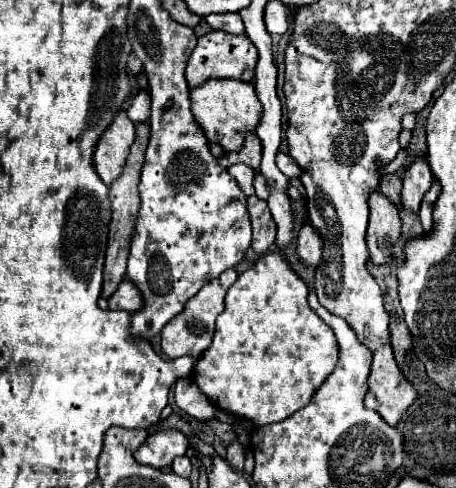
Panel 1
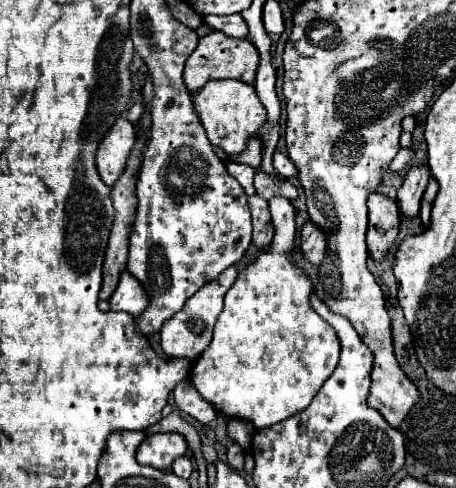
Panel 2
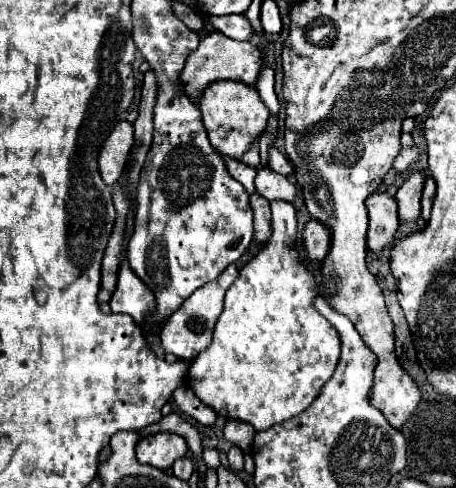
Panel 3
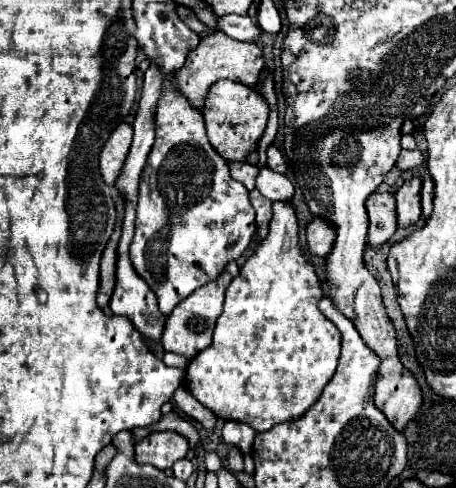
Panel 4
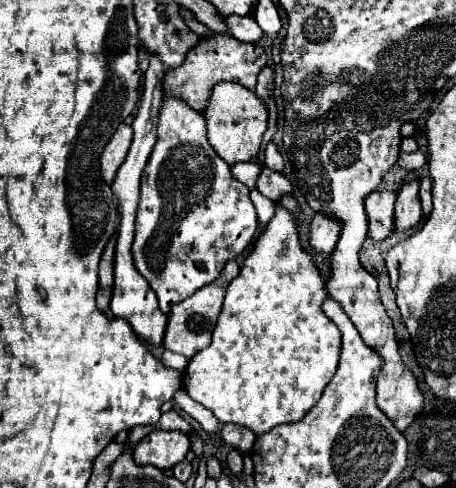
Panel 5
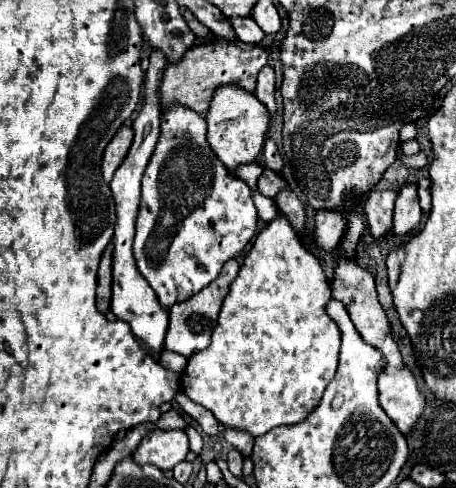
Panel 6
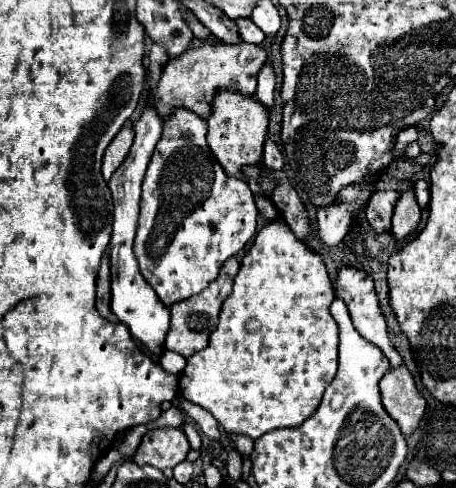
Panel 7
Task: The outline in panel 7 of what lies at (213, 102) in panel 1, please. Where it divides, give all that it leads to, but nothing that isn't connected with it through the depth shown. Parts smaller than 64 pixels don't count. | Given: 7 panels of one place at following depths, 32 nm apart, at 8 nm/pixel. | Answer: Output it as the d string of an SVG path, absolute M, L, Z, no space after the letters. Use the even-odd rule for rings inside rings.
M222 90L216 96L214 112L208 122L208 146L224 172L238 180L246 180L242 174L244 166L260 166L262 148L268 132L268 110L256 102L252 96L238 96L236 92Z

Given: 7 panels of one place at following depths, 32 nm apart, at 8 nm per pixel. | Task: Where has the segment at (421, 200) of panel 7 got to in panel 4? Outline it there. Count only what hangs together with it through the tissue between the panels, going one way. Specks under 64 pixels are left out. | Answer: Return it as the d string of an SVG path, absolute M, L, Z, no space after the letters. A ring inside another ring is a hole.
M426 176L422 180L422 216L428 218L432 212L432 196L434 196L434 184L432 178Z

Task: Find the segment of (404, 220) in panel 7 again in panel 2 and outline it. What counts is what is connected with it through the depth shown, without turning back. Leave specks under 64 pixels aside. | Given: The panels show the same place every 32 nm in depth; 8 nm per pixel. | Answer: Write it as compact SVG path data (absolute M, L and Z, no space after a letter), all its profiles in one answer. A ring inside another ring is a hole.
M412 168L408 172L408 176L404 178L402 188L398 190L398 208L402 218L416 218L420 212L420 200L422 200L422 192L426 190L428 184L428 168Z

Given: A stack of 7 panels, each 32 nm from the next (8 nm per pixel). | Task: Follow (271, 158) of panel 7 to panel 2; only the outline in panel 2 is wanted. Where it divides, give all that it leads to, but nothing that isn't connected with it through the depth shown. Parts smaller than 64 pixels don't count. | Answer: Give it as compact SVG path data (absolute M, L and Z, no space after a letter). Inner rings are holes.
M276 150L274 156L272 156L272 164L274 164L276 172L282 174L284 178L292 178L292 176L296 176L296 166L292 164L292 160L290 160L288 156L284 156L284 154L280 154L278 150Z

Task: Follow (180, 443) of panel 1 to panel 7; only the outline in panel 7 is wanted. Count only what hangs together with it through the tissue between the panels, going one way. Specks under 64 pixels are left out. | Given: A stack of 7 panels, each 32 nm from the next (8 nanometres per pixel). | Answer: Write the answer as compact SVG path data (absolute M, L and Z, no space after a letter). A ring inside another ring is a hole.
M154 428L148 430L134 454L138 466L154 466L158 470L174 468L190 452L186 434L180 428Z

